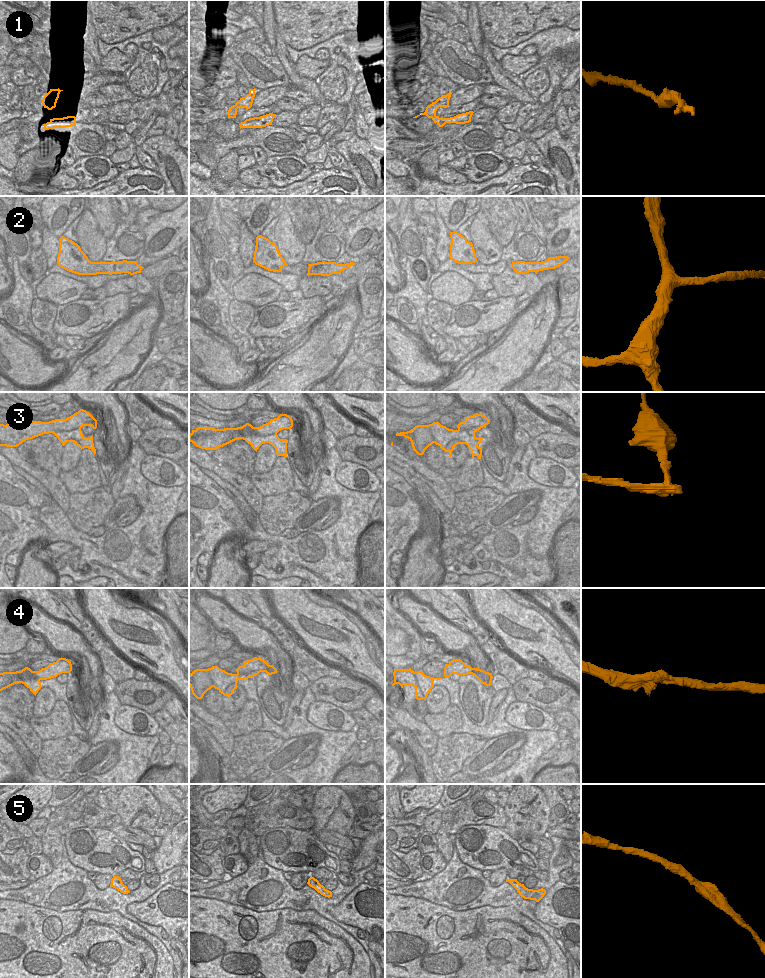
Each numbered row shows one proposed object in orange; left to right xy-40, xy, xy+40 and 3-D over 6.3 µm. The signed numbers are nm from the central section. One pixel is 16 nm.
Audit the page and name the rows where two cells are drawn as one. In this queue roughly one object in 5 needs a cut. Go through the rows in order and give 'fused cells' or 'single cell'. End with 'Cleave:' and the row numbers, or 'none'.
1: single cell
2: single cell
3: fused cells
4: single cell
5: single cell
Cleave: 3

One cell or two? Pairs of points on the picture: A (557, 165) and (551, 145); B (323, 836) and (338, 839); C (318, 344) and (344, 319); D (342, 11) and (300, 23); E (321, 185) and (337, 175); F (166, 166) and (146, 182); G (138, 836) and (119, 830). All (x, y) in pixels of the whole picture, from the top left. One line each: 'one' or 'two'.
A: one
B: one
C: one
D: one
E: one
F: two
G: one

